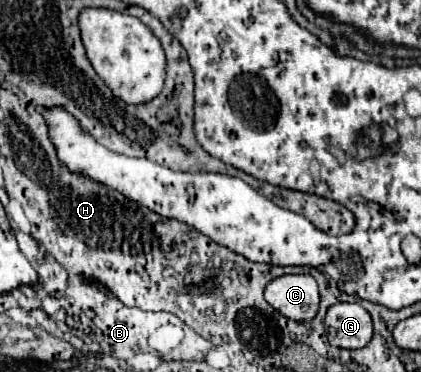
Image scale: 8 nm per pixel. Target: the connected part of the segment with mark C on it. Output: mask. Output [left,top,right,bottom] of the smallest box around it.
[265,275,319,321]

